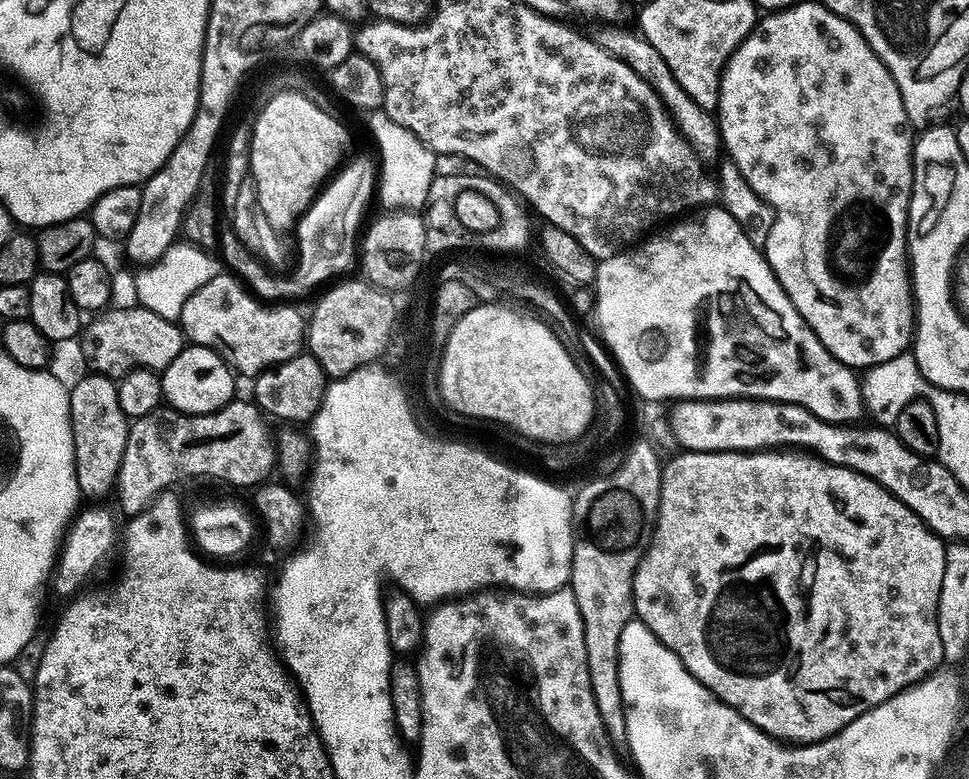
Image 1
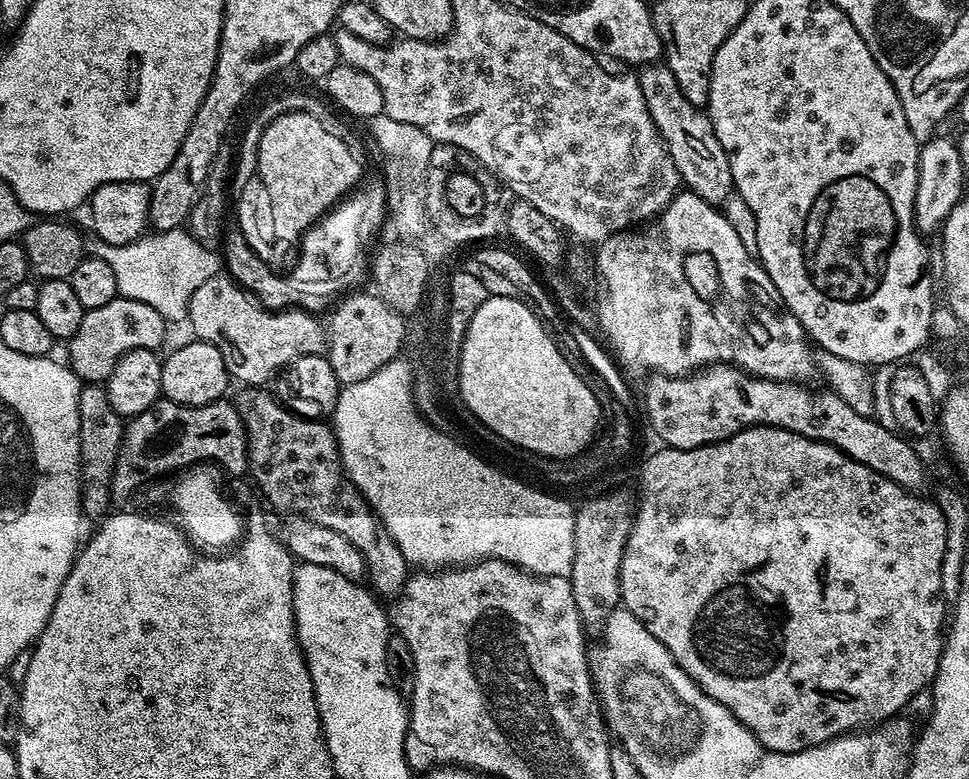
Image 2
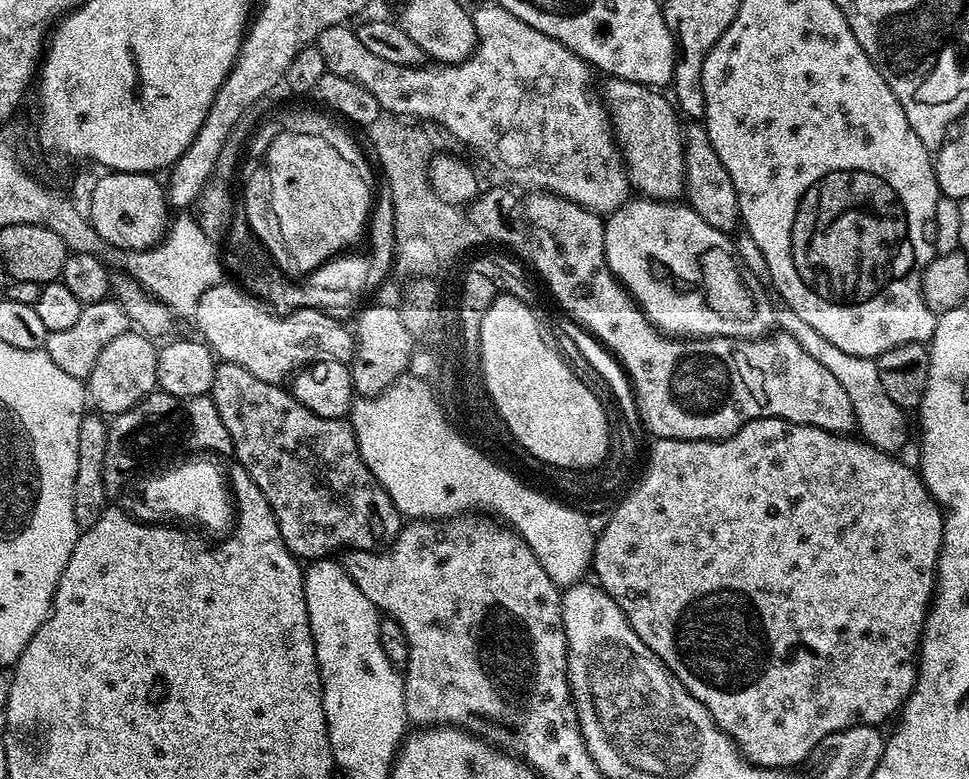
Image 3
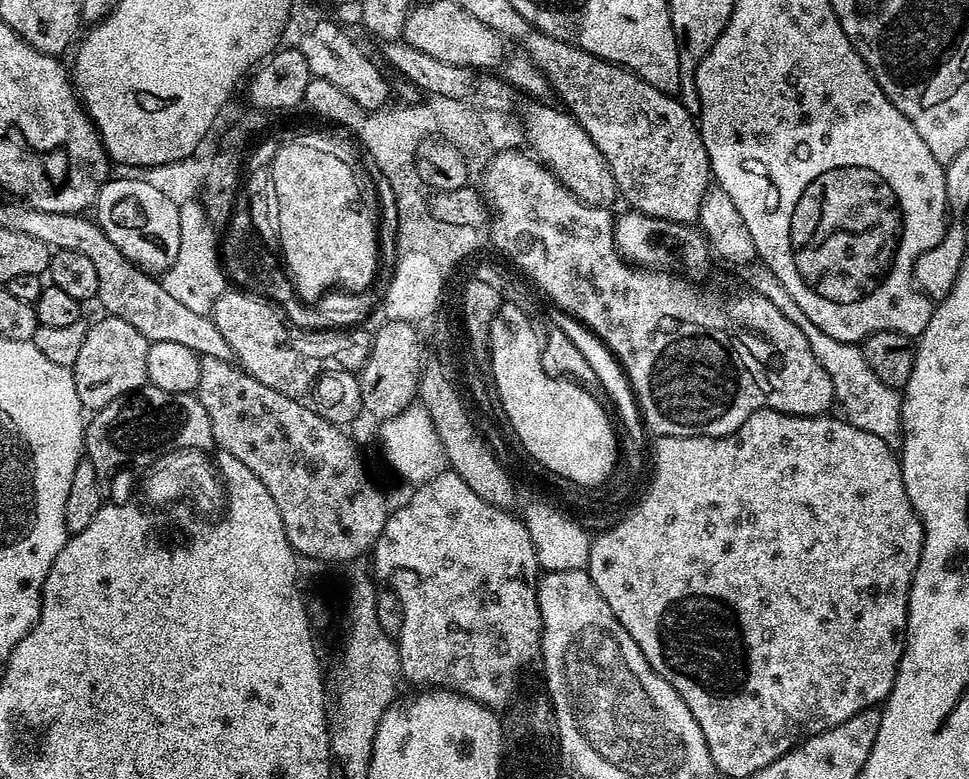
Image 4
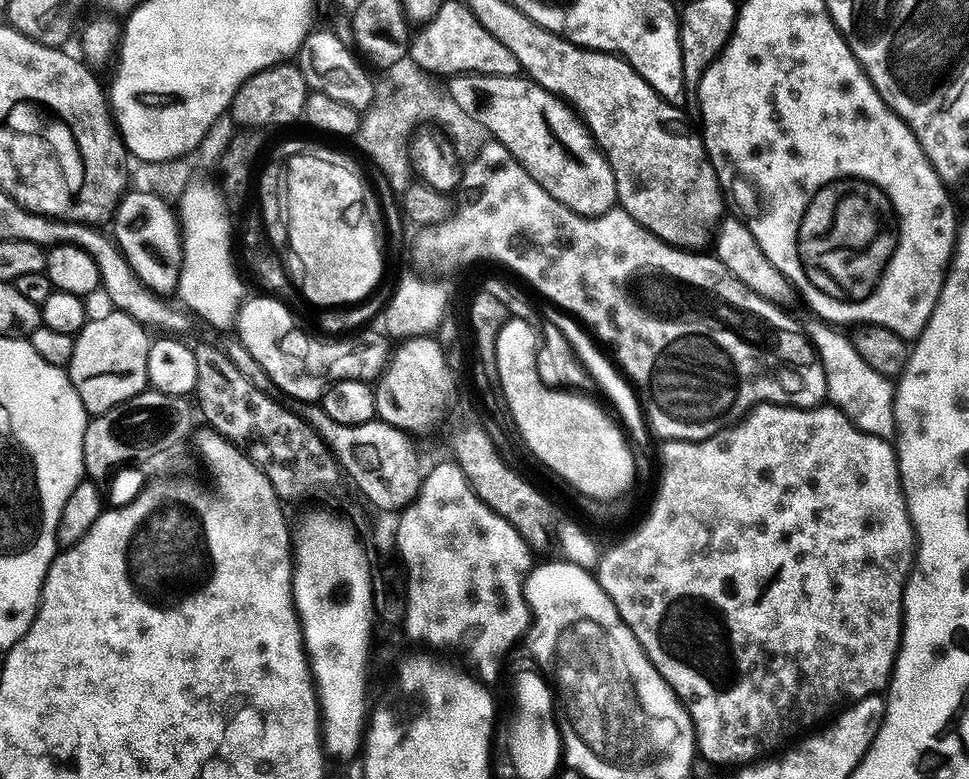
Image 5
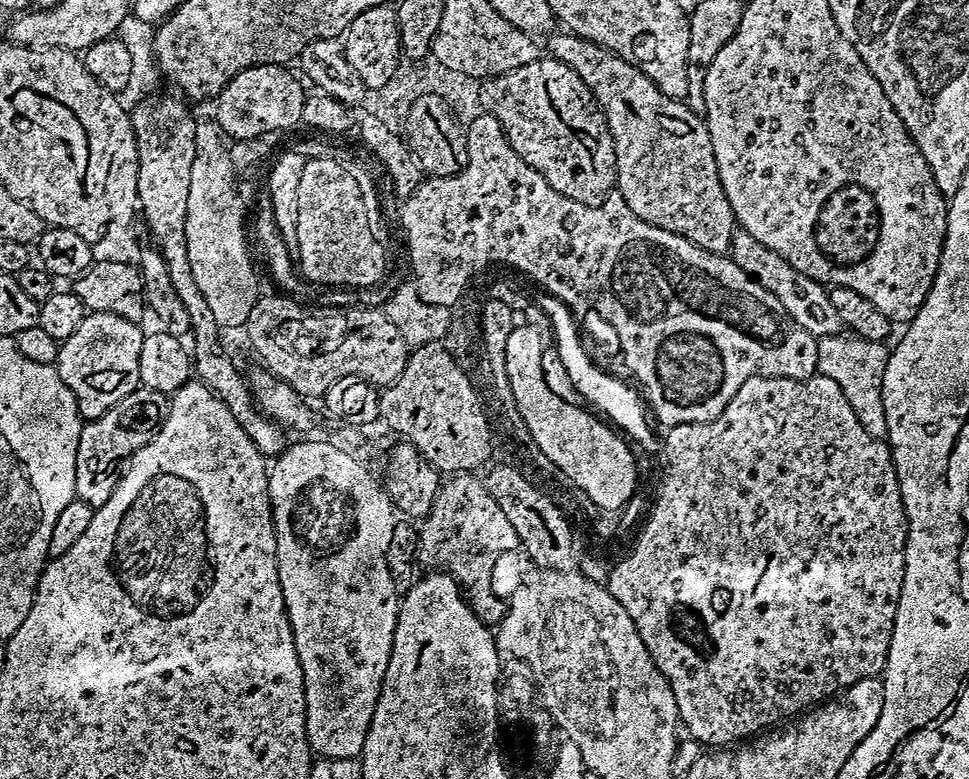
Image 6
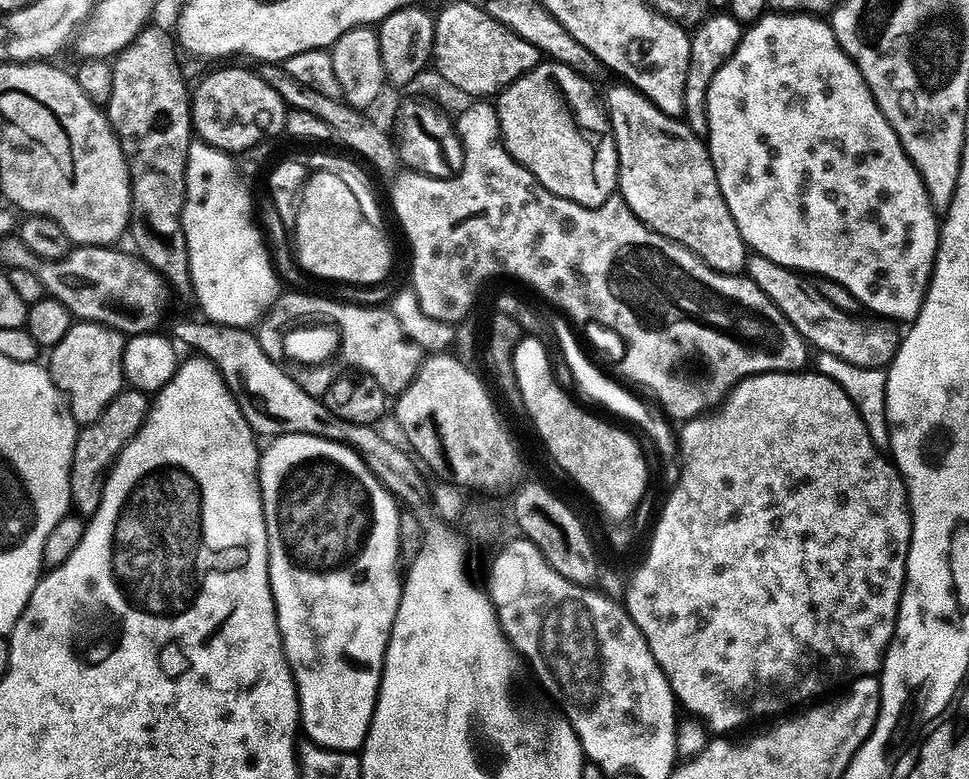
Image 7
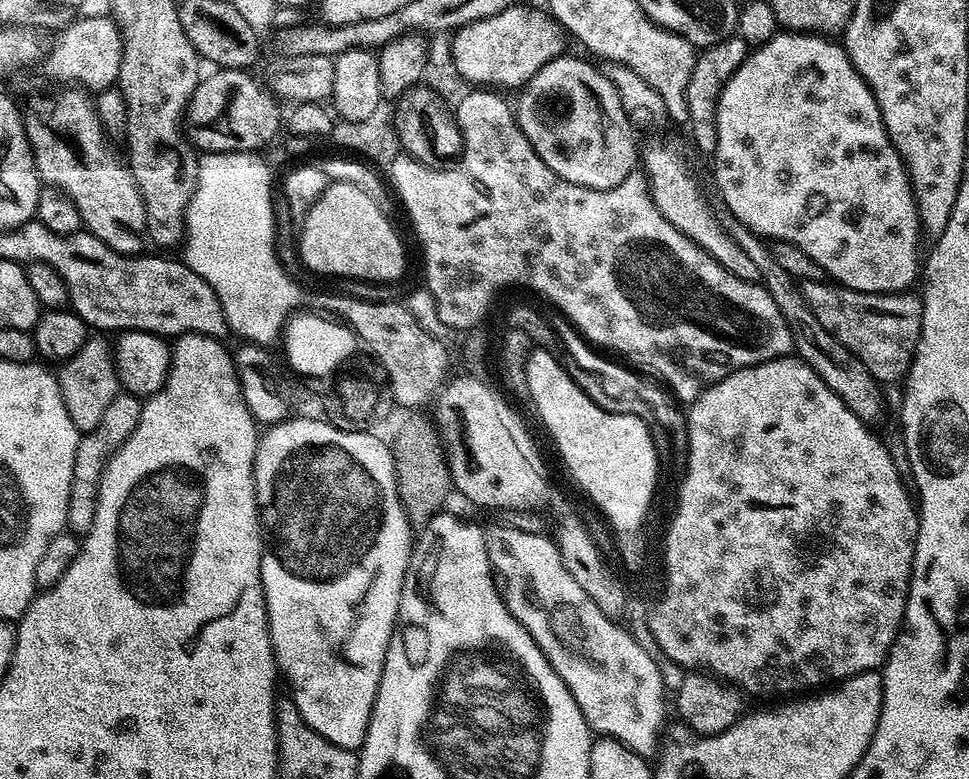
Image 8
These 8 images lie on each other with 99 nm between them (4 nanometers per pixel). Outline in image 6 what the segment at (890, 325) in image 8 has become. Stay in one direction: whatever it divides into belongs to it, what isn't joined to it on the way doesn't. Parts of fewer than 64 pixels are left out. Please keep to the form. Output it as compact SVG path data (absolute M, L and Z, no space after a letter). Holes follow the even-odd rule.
M737 227L732 236L730 258L741 270L746 270L746 274L750 278L754 278L754 282L758 282L758 286L762 286L770 294L774 294L774 298L778 298L778 302L782 302L782 310L786 310L786 314L790 314L790 318L794 318L794 322L798 322L798 326L802 326L802 330L806 330L811 336L817 338L834 336L841 331L842 325L838 318L838 310L834 310L834 306L830 302L828 288L819 284L814 278L802 274L802 270L794 270L794 266L790 266L790 262L786 262L786 258L782 258L778 254L774 254L774 250L762 246L762 242L758 242L758 238L754 238L754 234L750 234L742 227Z

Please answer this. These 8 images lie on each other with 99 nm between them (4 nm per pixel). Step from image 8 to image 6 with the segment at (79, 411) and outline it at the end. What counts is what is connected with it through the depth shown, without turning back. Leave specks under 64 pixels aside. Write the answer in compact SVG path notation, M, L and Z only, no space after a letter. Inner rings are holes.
M88 312L82 326L78 326L78 330L74 330L74 334L70 334L70 338L66 338L60 344L54 367L56 373L62 378L62 382L74 394L76 408L85 421L102 418L102 414L106 414L110 406L122 402L126 394L141 387L138 374L138 354L142 354L142 342L146 332L140 327L137 321L127 320L109 312Z

